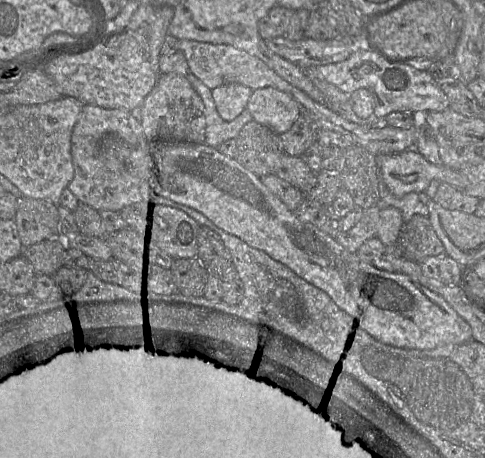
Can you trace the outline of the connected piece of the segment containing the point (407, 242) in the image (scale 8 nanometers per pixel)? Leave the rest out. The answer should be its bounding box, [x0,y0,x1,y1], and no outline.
[395,214,444,262]

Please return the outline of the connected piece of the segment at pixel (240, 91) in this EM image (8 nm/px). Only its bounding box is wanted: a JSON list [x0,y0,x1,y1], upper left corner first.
[211,83,252,121]

